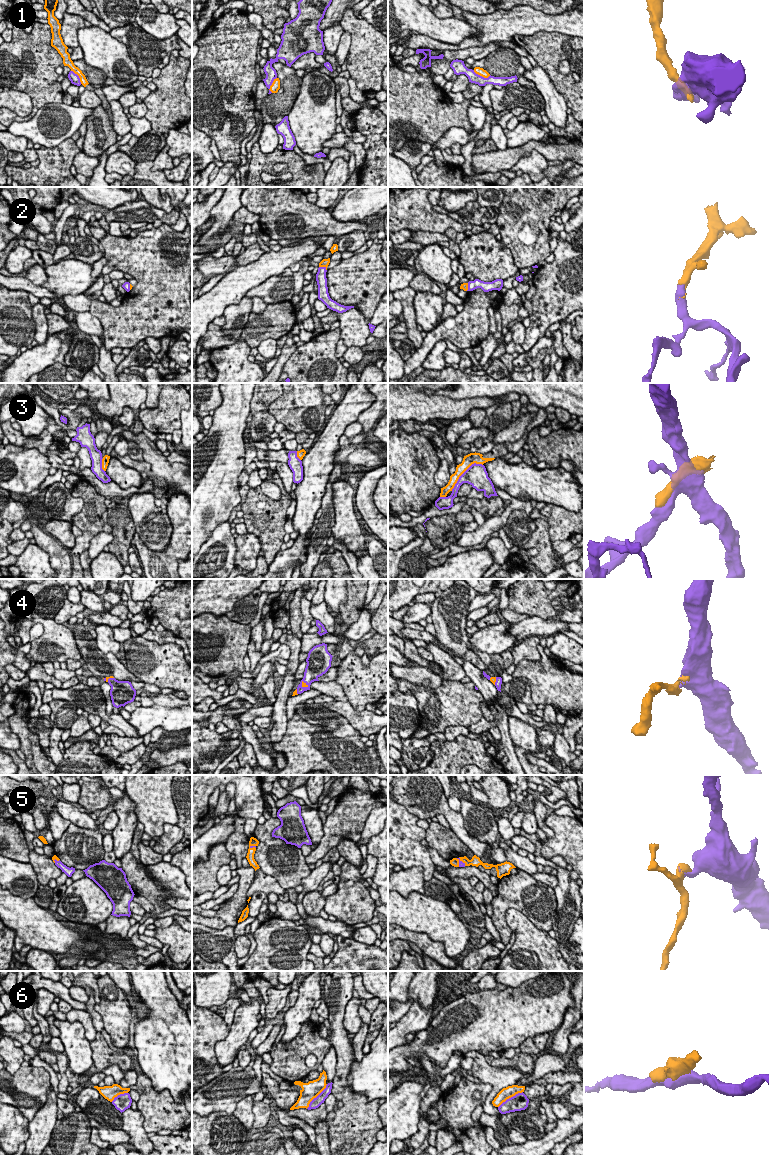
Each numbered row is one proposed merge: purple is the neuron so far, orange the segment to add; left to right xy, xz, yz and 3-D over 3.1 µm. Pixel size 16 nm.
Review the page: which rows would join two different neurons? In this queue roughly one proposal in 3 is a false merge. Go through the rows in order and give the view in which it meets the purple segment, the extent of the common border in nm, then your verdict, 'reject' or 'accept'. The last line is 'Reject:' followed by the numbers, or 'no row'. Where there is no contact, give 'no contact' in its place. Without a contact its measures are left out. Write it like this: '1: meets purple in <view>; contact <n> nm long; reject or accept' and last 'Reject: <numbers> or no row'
1: meets purple in yz; contact 300 nm long; reject
2: meets purple in xz; contact 140 nm long; accept
3: meets purple in yz; contact 650 nm long; reject
4: meets purple in xz; contact 150 nm long; accept
5: meets purple in yz; contact 200 nm long; accept
6: meets purple in xz; contact 550 nm long; reject
Reject: 1, 3, 6

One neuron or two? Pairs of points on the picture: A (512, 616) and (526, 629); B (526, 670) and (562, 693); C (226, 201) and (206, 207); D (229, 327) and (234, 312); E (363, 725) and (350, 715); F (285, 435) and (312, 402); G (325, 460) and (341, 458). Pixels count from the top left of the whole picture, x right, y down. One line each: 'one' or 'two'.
A: two
B: one
C: two
D: one
E: one
F: two
G: two

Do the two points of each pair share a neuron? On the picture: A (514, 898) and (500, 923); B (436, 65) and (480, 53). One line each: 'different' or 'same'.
A: same
B: same

